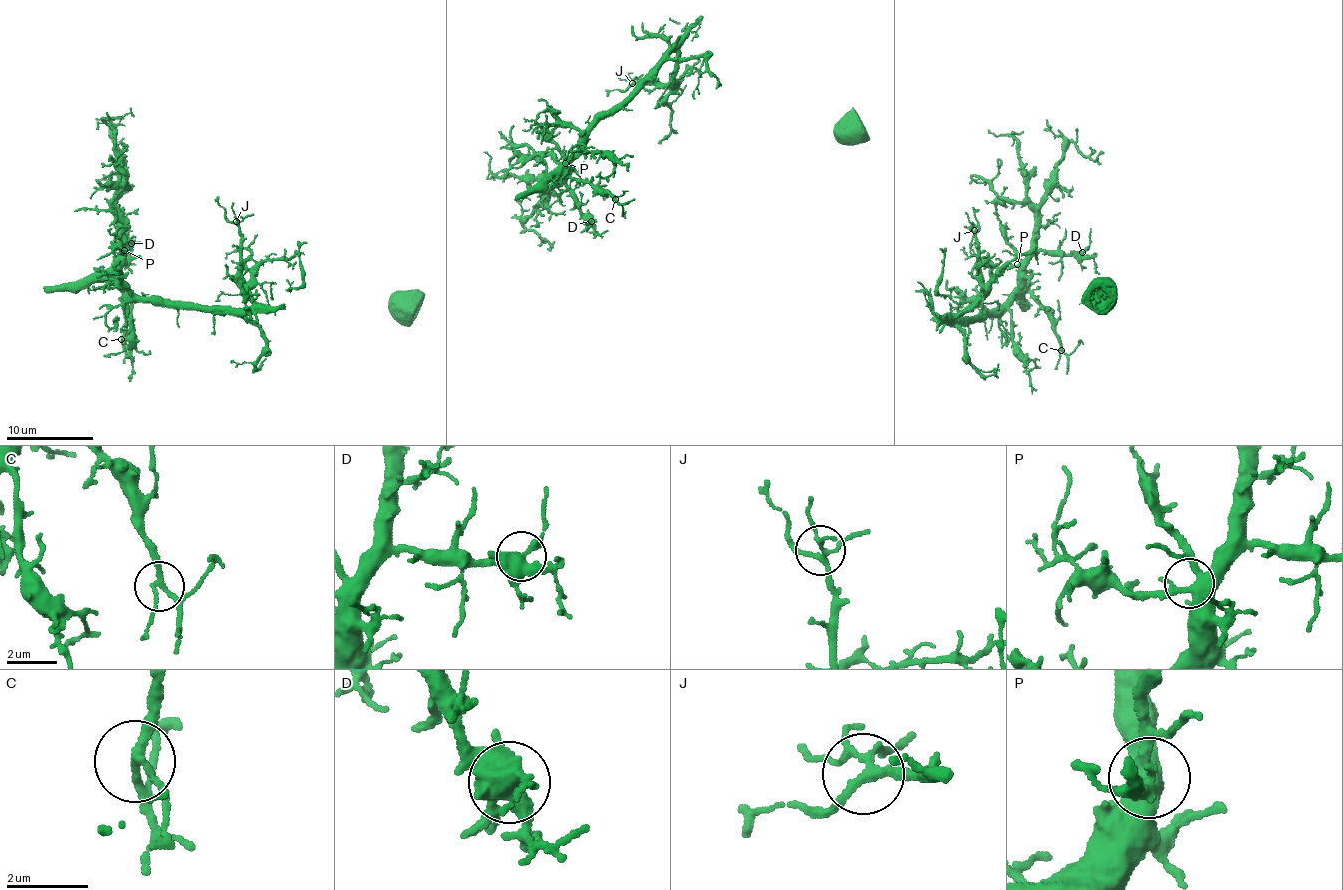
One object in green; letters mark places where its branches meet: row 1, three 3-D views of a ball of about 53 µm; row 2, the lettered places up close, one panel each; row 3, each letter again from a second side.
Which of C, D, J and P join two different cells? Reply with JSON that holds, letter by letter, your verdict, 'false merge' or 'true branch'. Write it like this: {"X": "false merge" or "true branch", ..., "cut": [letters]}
{"C": "true branch", "D": "true branch", "J": "true branch", "P": "true branch", "cut": []}

